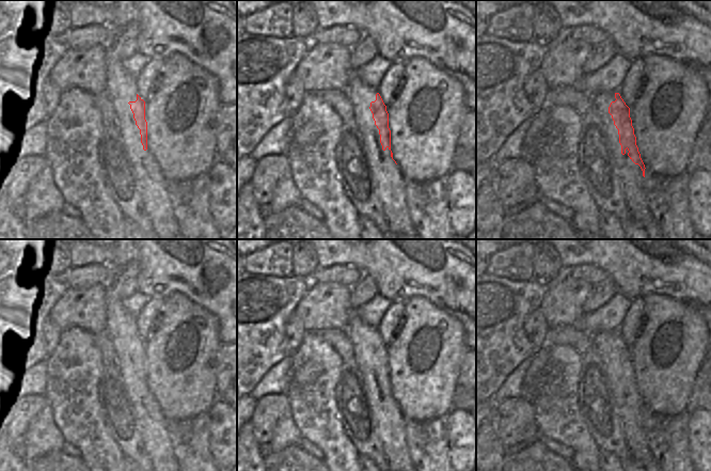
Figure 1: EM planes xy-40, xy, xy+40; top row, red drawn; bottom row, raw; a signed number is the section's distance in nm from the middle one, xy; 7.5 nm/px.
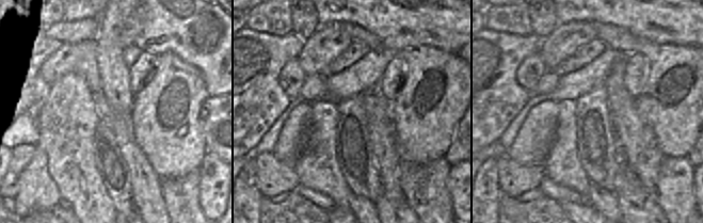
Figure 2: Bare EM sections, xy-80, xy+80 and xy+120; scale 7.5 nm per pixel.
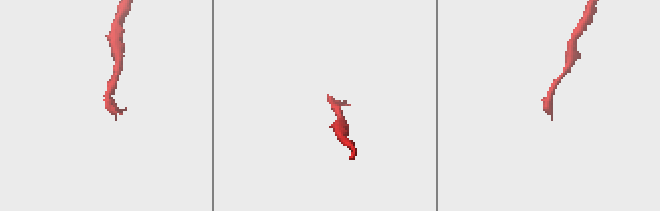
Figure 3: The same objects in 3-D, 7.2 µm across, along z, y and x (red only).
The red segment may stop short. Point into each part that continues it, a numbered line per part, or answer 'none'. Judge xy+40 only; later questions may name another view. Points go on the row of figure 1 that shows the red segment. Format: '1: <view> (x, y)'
1: xy+40 (666, 197)

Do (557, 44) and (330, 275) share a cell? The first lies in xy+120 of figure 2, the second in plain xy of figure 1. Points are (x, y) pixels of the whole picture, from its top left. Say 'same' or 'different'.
different

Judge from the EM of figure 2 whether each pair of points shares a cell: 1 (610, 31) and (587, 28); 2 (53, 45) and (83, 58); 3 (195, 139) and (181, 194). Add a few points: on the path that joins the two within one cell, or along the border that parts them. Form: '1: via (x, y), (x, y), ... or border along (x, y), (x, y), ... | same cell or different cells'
1: border along (602, 24), (597, 27), (596, 37) | different cells
2: border along (64, 43), (49, 59), (45, 68) | different cells
3: border along (196, 169), (181, 176), (162, 179) | different cells

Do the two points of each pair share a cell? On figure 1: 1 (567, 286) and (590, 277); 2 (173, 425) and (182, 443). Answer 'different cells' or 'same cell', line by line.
1: different cells
2: same cell

